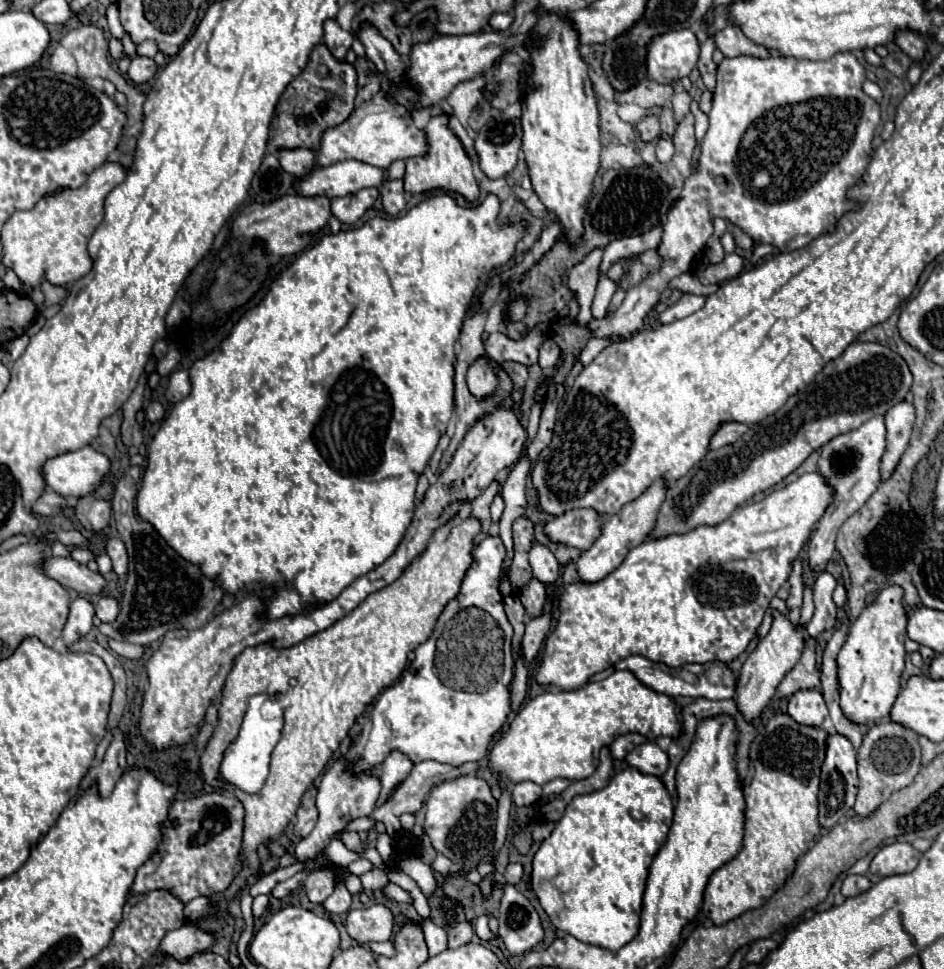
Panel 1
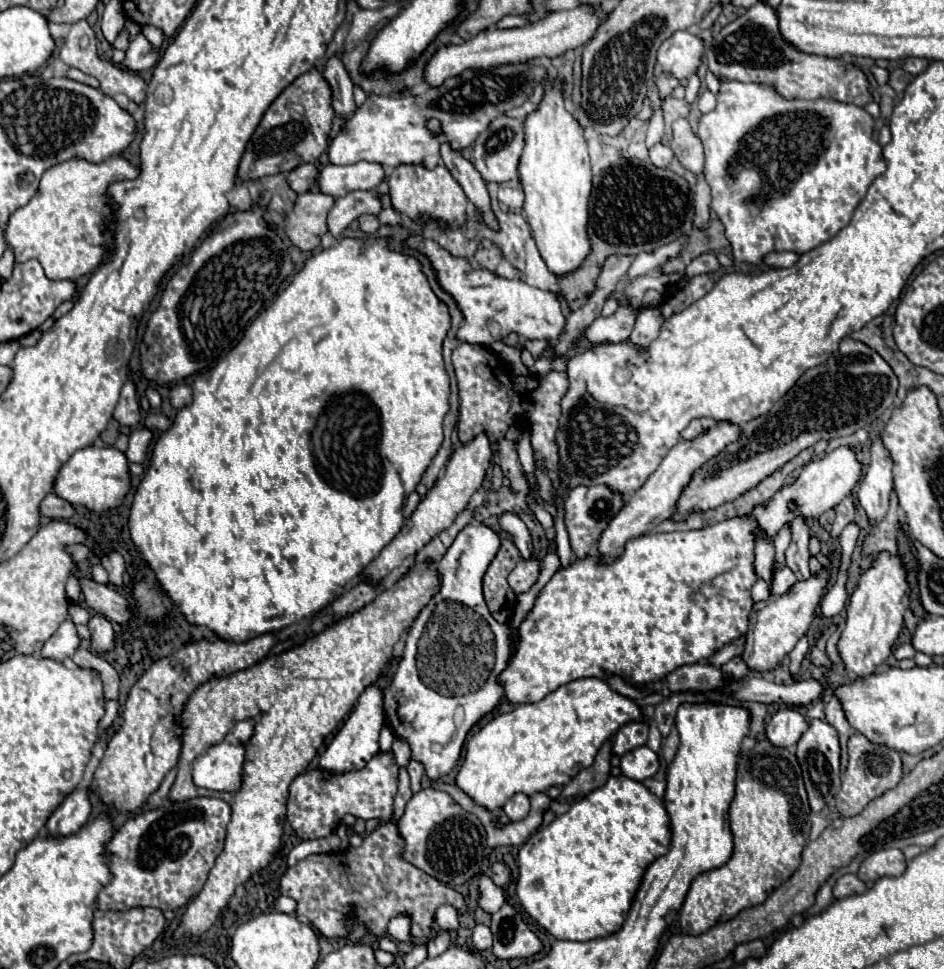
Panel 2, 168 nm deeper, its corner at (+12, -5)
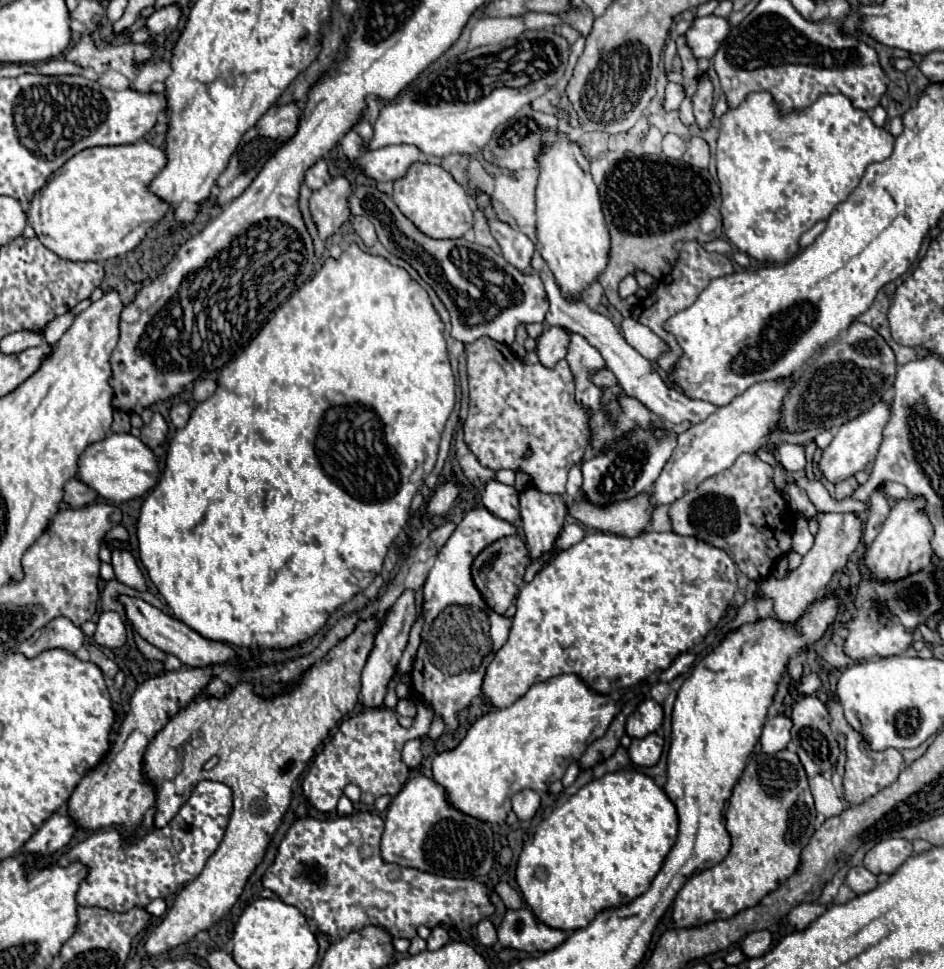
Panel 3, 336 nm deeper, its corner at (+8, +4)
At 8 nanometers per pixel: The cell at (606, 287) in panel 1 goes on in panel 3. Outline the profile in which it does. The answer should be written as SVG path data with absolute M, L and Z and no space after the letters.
M550 327L538 337L536 353L540 357L540 363L546 367L554 367L564 355L568 353L568 331L564 327Z

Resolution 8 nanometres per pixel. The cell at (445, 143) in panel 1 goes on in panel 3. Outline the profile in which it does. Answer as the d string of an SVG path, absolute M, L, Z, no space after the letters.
M412 163L406 175L394 181L394 203L398 209L428 237L434 239L456 239L462 237L474 223L472 209L468 205L468 193L456 179L440 165Z

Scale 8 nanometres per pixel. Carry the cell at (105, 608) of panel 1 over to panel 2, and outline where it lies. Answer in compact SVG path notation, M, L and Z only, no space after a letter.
M94 614L88 628L92 634L92 640L90 640L92 650L96 654L106 654L106 652L114 650L114 630L112 630L112 624L104 616Z

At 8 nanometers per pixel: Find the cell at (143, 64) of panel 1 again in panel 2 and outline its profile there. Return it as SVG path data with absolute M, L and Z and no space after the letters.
M138 34L132 42L130 48L126 50L126 60L124 66L132 72L142 72L152 68L160 58L160 52L152 48L152 44L146 40L144 34Z

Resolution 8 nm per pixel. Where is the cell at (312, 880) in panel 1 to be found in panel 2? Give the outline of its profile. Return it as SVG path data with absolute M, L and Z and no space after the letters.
M382 822L374 832L364 836L358 848L344 852L310 854L296 866L286 868L280 878L280 894L296 900L296 916L306 916L314 928L326 938L344 938L348 934L346 920L364 924L374 936L388 934L392 916L410 918L410 936L418 942L426 940L432 932L434 912L442 904L454 906L460 914L466 912L466 902L460 892L438 882L436 878L420 872L400 856L402 840L394 822Z

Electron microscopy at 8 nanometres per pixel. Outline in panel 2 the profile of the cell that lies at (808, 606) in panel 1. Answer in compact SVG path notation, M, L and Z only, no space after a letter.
M784 566L784 568L778 568L778 570L772 570L772 578L770 578L770 586L772 586L772 592L774 594L784 594L788 592L788 588L796 582L796 574Z

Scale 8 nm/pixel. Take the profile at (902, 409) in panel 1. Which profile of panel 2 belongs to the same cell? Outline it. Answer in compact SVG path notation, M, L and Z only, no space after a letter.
M880 436L870 446L870 462L860 482L858 502L864 508L870 526L882 522L888 512L888 498L892 492L892 462L880 444Z

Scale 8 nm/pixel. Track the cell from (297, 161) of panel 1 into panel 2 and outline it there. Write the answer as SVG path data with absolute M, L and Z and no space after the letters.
M300 164L296 170L288 174L288 184L294 192L304 194L316 188L316 178L318 178L318 170L314 164Z

